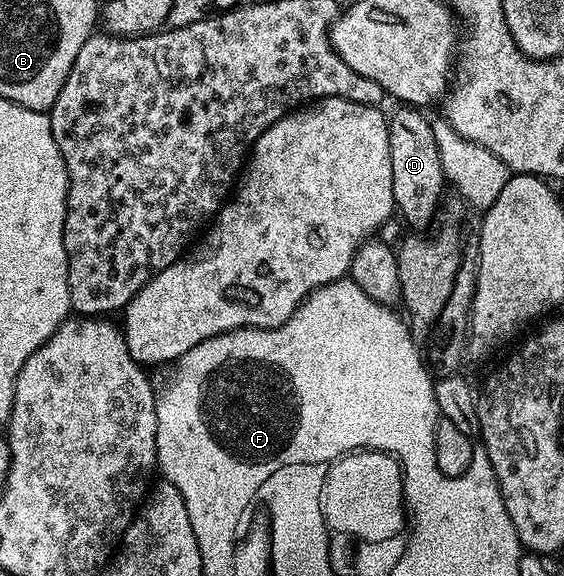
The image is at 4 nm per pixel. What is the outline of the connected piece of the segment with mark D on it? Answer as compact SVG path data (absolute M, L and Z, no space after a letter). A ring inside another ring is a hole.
M397 107L392 114L388 114L389 122L389 150L391 151L391 187L393 188L393 203L396 212L413 231L421 231L436 218L442 204L441 191L447 187L445 169L441 165L441 146L439 137L433 134L429 121L424 117L422 110L417 107Z

